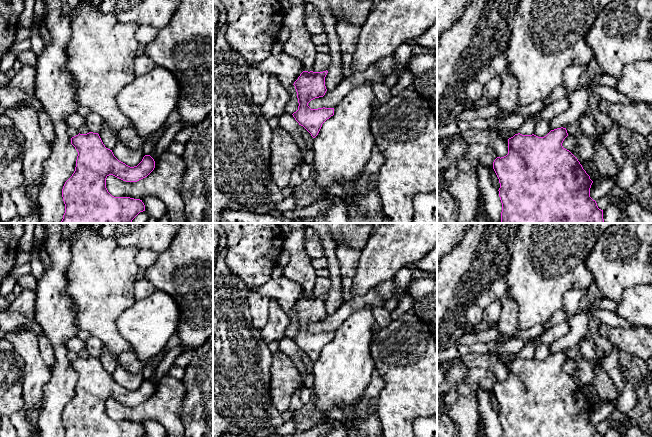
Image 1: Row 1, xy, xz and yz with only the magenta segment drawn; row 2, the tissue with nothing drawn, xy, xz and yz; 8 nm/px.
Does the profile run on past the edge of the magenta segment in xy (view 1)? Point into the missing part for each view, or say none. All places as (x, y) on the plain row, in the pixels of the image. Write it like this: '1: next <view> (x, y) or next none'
1: next none

